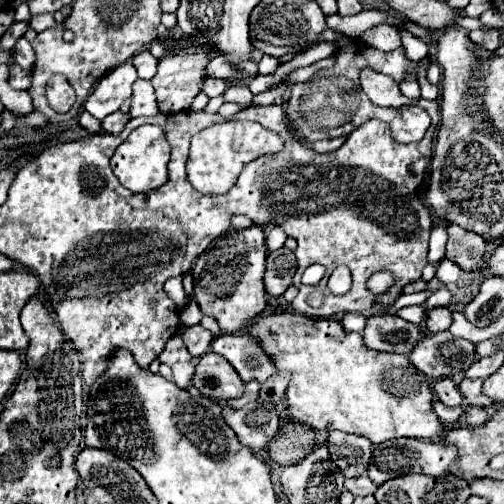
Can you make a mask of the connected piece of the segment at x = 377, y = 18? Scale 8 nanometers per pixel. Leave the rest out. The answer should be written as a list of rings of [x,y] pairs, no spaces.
[[[371,9],[371,11],[361,11],[357,15],[351,15],[351,17],[341,17],[341,15],[331,15],[327,17],[327,25],[329,29],[333,31],[339,31],[339,33],[345,33],[349,37],[359,37],[363,31],[371,29],[371,27],[377,27],[381,23],[387,23],[389,17],[395,17],[387,11],[379,11],[379,9]]]

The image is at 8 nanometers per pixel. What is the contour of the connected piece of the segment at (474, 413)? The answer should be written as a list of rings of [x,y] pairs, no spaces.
[[[469,405],[469,407],[465,407],[465,421],[471,427],[479,427],[479,425],[483,425],[487,421],[487,413],[485,413],[483,407]]]

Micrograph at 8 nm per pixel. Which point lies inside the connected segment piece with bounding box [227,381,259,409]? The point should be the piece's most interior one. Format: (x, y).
(251, 393)

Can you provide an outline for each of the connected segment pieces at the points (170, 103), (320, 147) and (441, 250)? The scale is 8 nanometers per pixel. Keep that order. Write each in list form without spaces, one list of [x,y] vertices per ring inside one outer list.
[[[191,47],[191,49],[179,49],[169,57],[159,59],[159,69],[155,77],[151,79],[157,95],[157,105],[161,113],[173,113],[173,111],[183,111],[189,109],[193,97],[201,91],[201,81],[203,81],[203,69],[209,63],[209,51],[205,47]]]
[[[327,139],[327,141],[317,141],[317,143],[313,143],[313,149],[315,149],[317,153],[331,153],[331,151],[339,149],[339,147],[343,145],[343,141],[345,141],[345,139]]]
[[[437,225],[431,229],[431,239],[429,239],[429,261],[439,263],[445,255],[445,243],[447,243],[447,229],[445,225]]]

